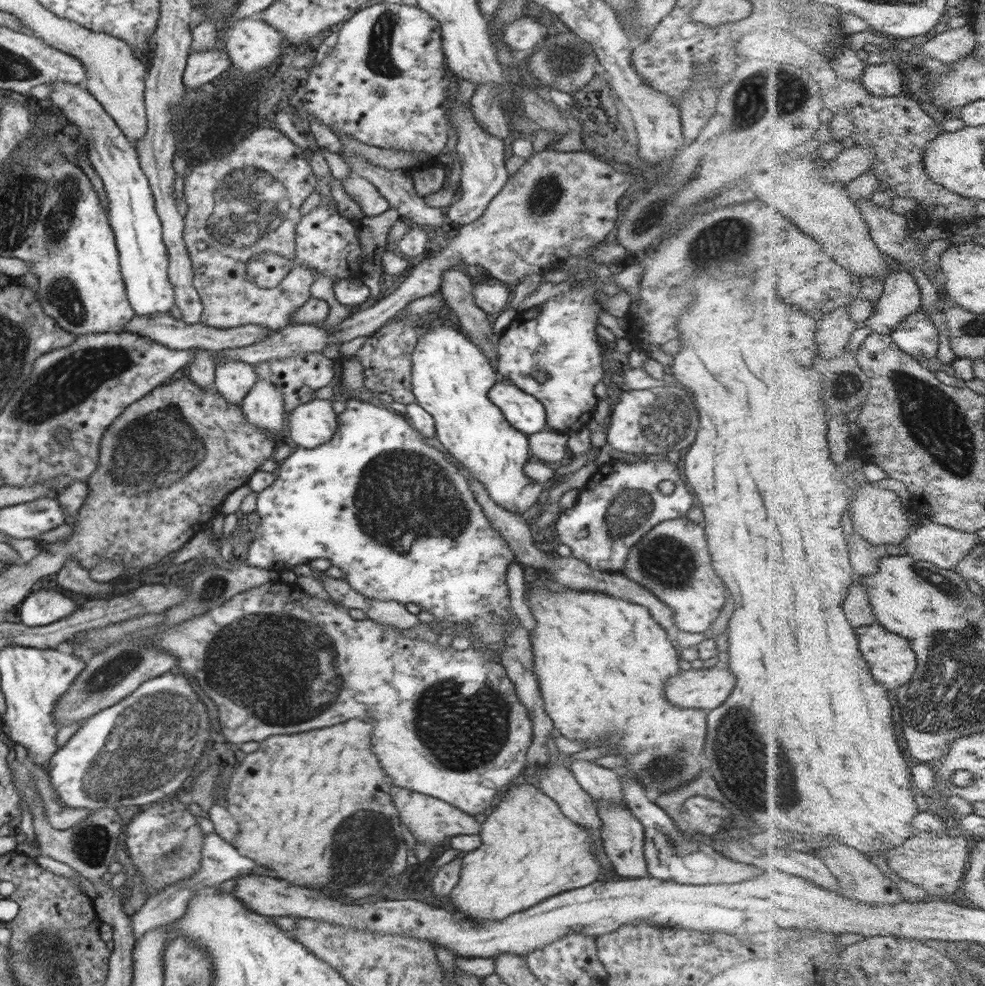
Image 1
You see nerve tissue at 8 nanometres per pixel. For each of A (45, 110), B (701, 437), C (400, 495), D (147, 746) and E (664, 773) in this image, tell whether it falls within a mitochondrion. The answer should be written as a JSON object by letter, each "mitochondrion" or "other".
{"A":"other","B":"mitochondrion","C":"mitochondrion","D":"mitochondrion","E":"mitochondrion"}

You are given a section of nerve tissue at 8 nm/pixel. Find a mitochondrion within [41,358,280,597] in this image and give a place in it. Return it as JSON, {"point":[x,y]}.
{"point":[163,449]}

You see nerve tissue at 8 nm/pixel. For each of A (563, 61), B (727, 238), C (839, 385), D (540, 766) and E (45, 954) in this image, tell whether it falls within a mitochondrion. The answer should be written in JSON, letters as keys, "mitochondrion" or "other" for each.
{"A":"mitochondrion","B":"mitochondrion","C":"other","D":"other","E":"mitochondrion"}

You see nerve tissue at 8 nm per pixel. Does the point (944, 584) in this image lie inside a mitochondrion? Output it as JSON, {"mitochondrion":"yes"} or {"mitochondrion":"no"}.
{"mitochondrion":"yes"}

